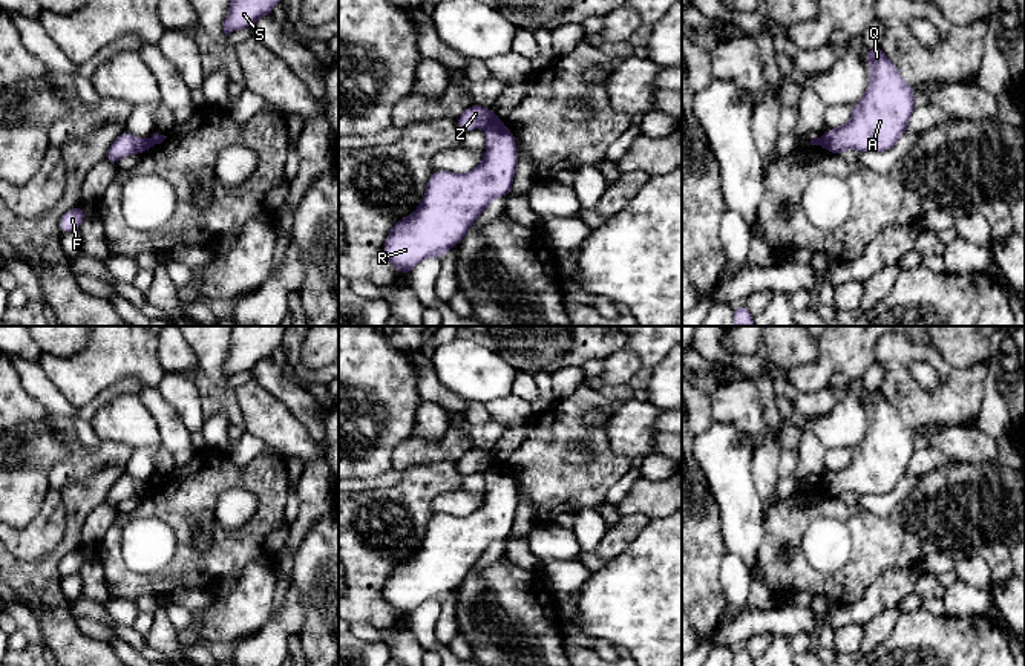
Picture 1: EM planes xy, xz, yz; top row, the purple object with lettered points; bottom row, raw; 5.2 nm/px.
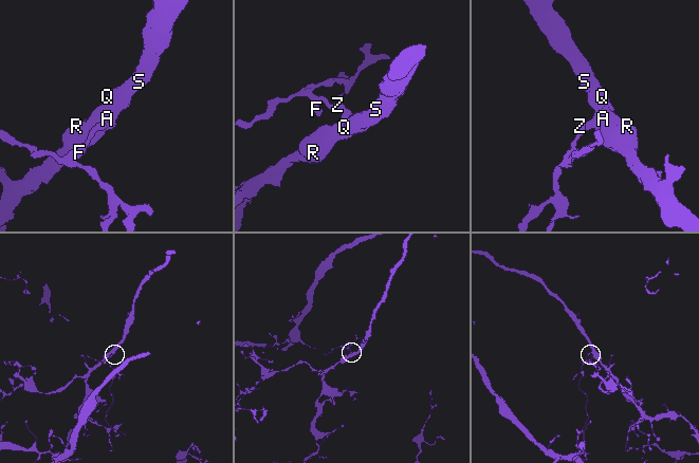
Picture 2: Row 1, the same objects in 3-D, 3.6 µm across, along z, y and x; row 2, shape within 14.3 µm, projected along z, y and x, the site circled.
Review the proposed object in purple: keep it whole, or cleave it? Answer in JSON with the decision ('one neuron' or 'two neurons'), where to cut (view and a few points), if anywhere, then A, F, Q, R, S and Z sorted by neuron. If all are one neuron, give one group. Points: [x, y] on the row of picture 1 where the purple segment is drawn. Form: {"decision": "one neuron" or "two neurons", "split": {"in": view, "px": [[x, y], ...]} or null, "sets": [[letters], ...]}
{"decision": "two neurons", "split": {"in": "xz", "px": [[498, 120], [487, 127]]}, "sets": [["A", "Q", "R", "S"], ["F", "Z"]]}

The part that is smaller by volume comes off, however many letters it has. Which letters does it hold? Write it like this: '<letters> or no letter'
F, Z

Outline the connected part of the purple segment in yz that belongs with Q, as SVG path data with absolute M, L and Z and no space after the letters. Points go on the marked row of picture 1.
M878 46L867 47L870 84L863 98L852 107L850 121L838 129L830 127L821 142L832 155L844 150L887 152L907 133L915 112L915 87L904 81L896 66Z

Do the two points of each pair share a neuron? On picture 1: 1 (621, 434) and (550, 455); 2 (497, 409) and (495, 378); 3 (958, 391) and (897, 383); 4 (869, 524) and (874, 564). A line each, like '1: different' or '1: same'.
1: different
2: different
3: same
4: same

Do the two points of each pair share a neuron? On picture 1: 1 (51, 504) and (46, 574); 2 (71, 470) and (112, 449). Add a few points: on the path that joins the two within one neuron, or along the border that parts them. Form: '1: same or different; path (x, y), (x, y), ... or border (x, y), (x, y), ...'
1: different; border (66, 521), (63, 538), (40, 559), (16, 558)
2: same; path (81, 463), (101, 458)

